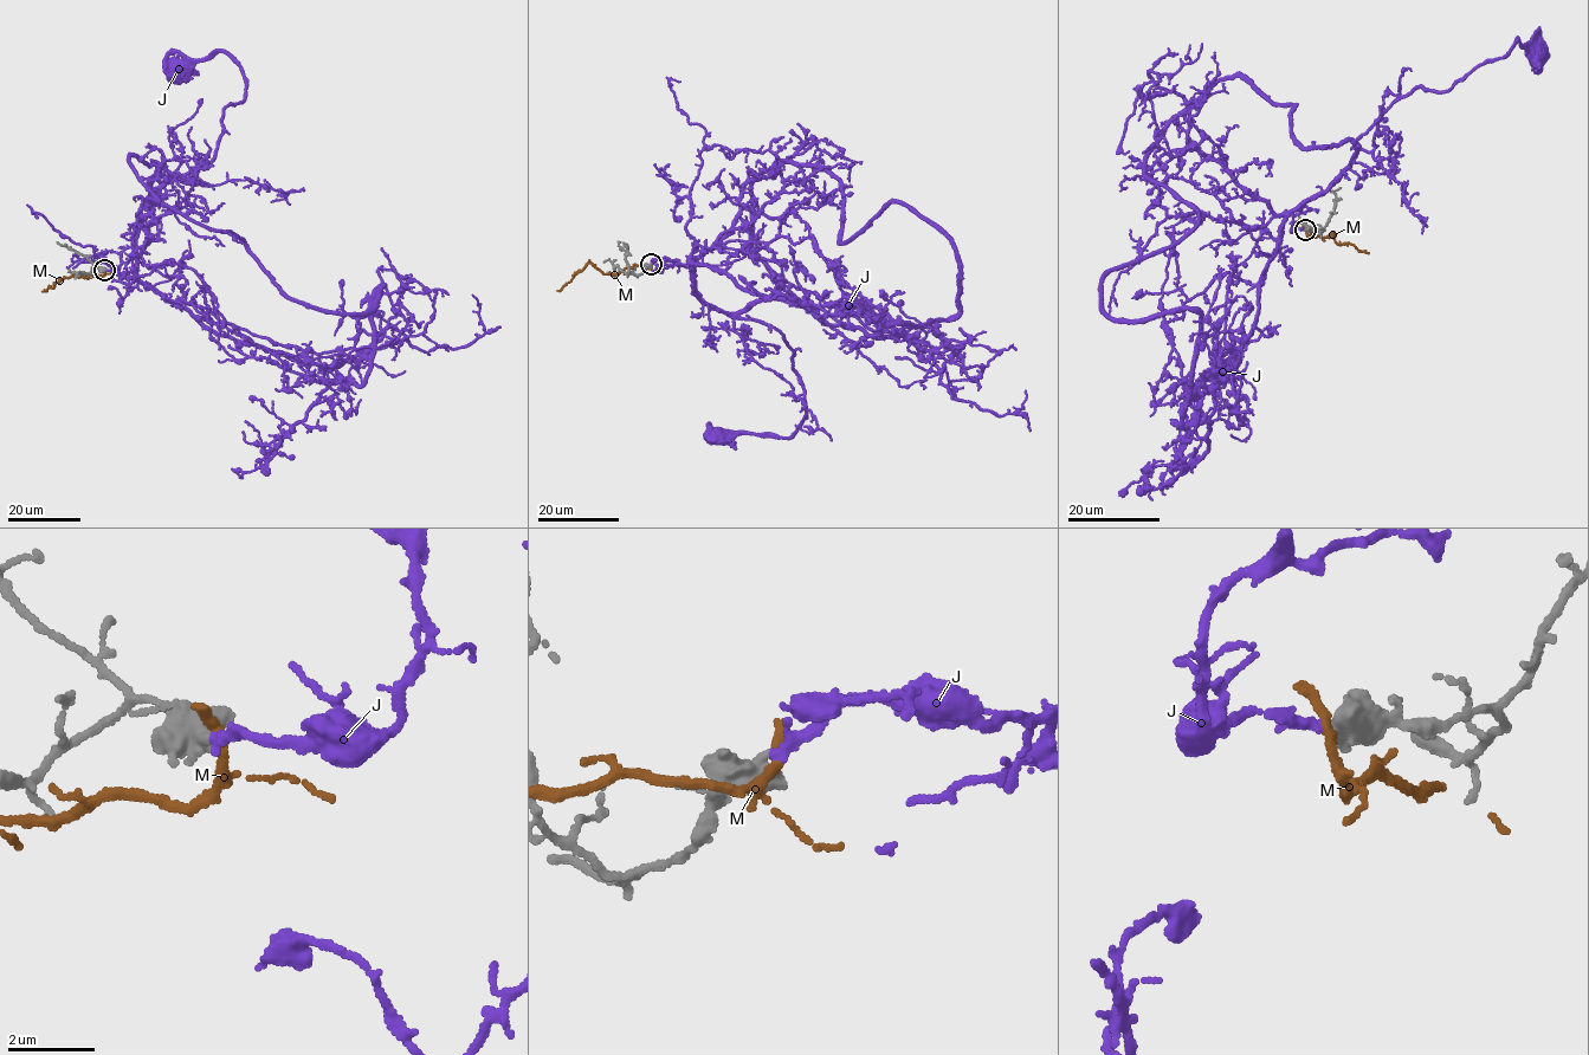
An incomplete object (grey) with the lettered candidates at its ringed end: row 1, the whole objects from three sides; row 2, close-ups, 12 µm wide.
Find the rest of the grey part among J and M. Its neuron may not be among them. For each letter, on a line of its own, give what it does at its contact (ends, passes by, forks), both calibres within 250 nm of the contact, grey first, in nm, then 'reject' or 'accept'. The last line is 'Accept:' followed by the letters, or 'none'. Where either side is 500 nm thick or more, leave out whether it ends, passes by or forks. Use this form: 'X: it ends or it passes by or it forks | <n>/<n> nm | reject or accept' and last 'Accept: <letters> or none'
J: 600/240 nm | accept
M: 700/320 nm | reject
Accept: J

